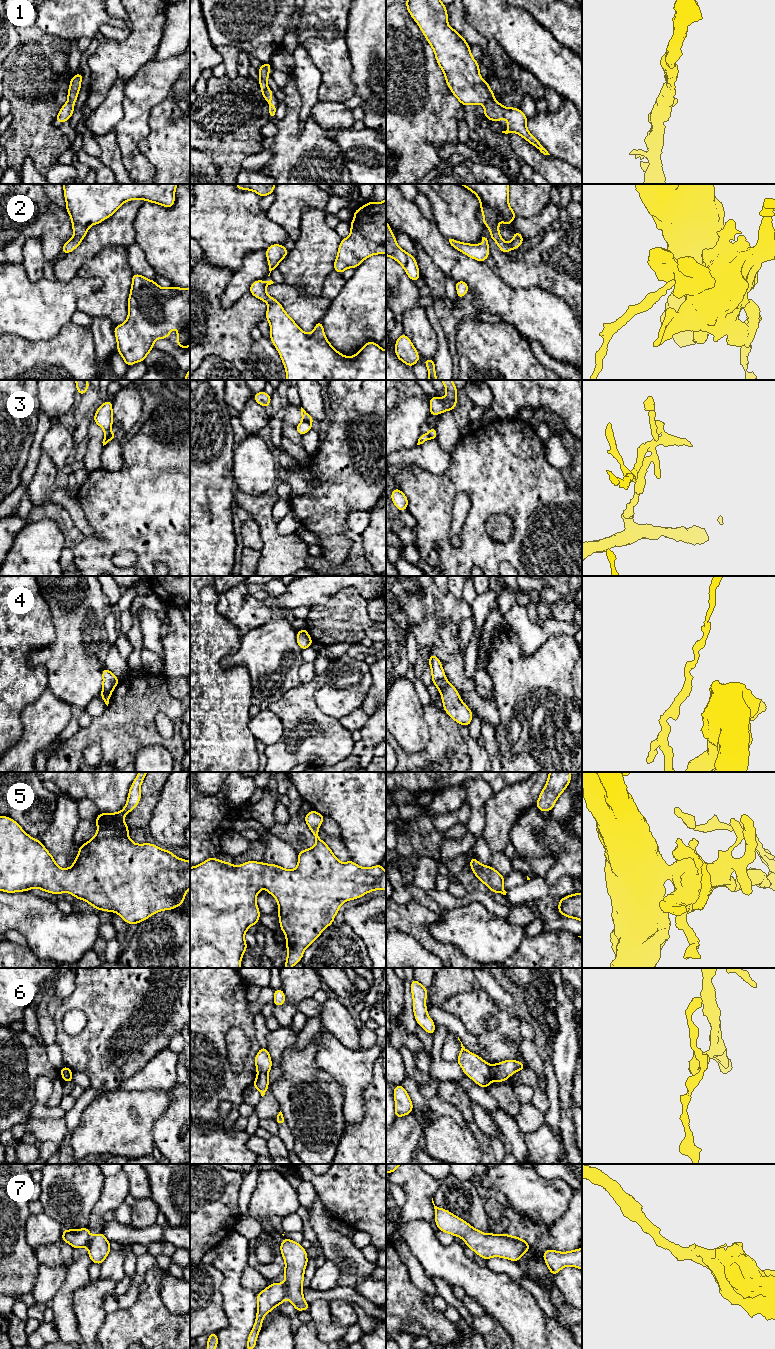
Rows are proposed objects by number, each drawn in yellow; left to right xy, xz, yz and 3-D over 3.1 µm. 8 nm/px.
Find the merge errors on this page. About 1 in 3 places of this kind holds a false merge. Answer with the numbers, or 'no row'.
3, 6, 7

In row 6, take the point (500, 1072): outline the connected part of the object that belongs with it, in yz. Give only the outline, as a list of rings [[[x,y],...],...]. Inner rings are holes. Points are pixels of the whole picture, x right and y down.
[[[508,1059],[500,1063],[495,1063],[490,1066],[490,1074],[492,1081],[503,1082],[516,1071],[525,1069],[525,1063],[516,1060]]]

